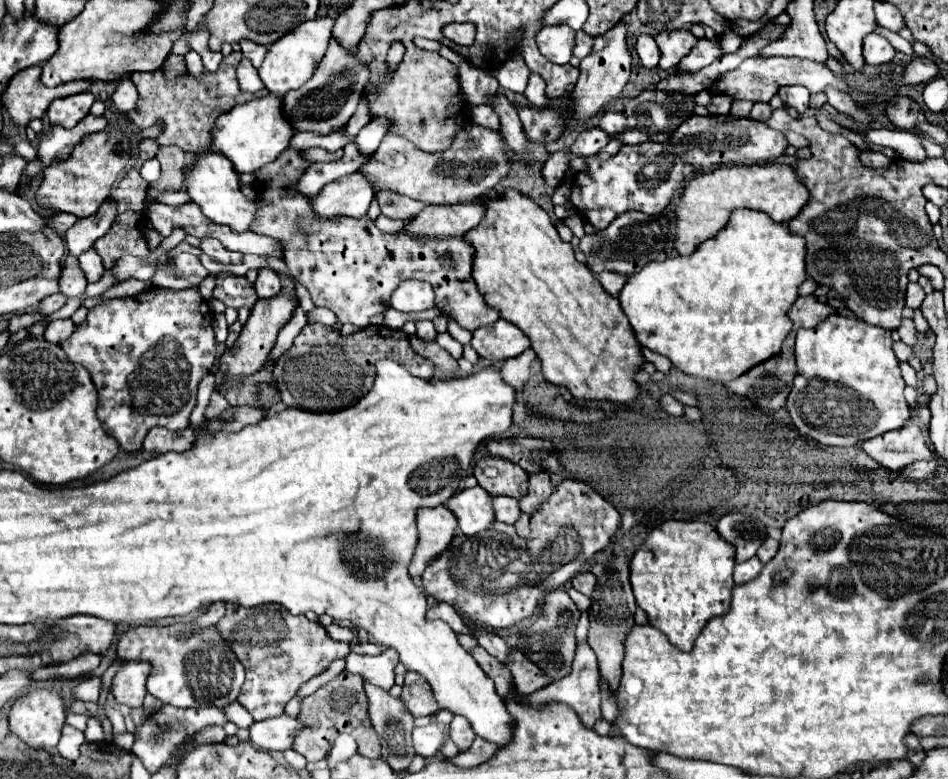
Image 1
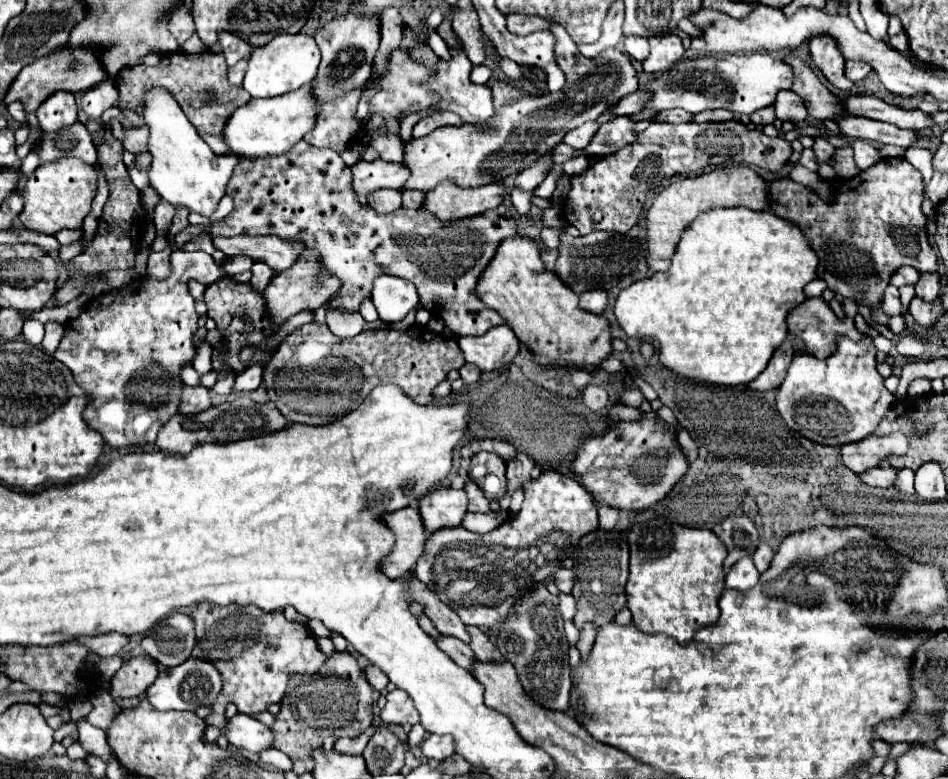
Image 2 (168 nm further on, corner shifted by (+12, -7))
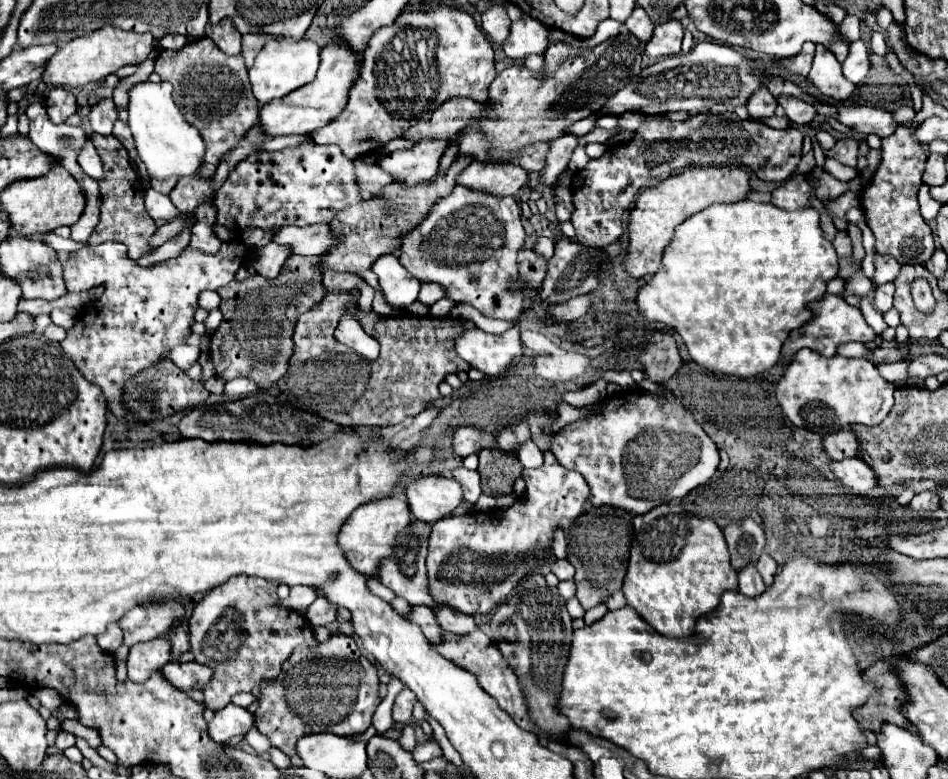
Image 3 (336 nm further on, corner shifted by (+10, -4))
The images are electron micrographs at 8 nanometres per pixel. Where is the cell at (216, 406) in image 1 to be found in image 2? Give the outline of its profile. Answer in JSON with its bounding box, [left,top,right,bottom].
[179,385,211,415]

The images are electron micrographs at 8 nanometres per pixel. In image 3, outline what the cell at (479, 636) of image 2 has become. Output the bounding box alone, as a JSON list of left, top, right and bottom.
[433,604,475,634]

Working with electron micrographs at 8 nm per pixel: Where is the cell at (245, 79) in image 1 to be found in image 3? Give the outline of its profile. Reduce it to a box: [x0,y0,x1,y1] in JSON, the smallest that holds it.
[241,34,279,68]

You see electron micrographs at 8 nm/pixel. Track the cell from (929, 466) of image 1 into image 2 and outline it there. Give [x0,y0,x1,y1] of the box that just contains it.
[861,465,899,489]

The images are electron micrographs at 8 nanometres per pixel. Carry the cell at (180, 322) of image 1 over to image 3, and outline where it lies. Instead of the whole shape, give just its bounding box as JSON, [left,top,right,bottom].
[61,240,247,418]

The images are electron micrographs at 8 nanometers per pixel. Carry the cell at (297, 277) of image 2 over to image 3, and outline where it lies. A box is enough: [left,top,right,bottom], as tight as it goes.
[321,156,475,272]

